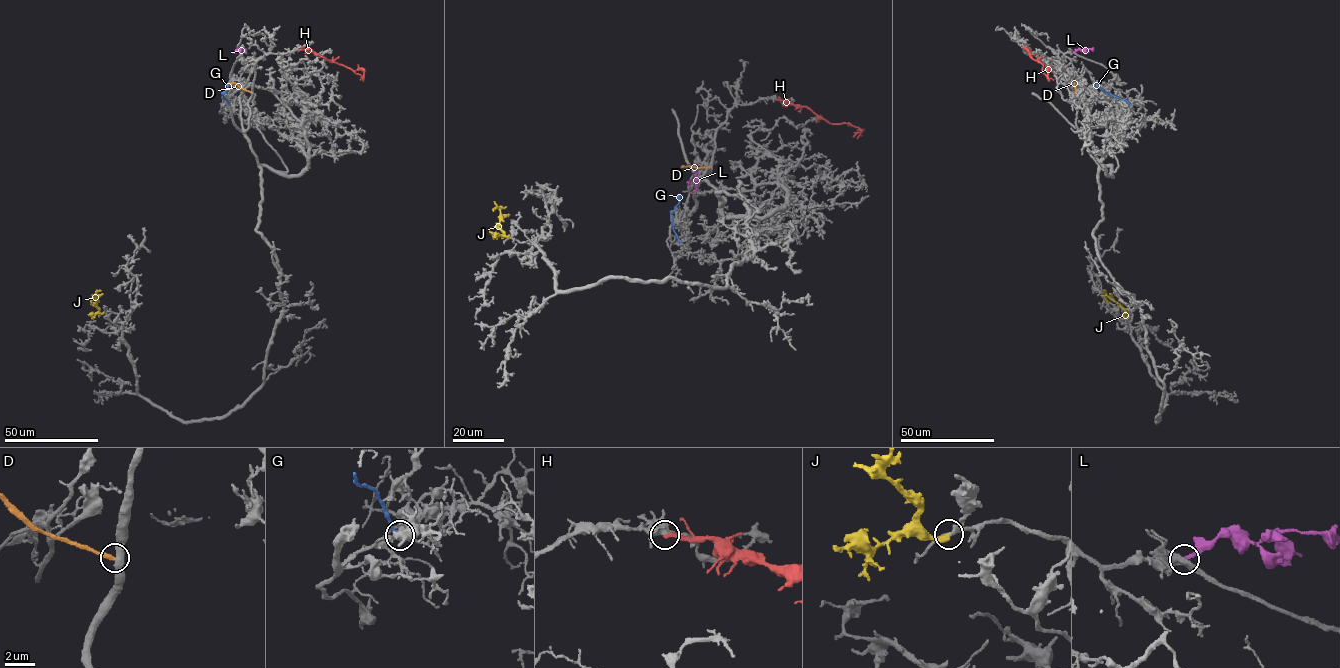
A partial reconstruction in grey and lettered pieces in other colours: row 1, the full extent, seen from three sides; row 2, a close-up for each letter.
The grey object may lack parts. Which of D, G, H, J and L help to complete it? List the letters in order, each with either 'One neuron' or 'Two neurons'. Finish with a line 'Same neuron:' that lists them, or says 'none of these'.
D: Two neurons
G: Two neurons
H: Two neurons
J: One neuron
L: Two neurons
Same neuron: J

